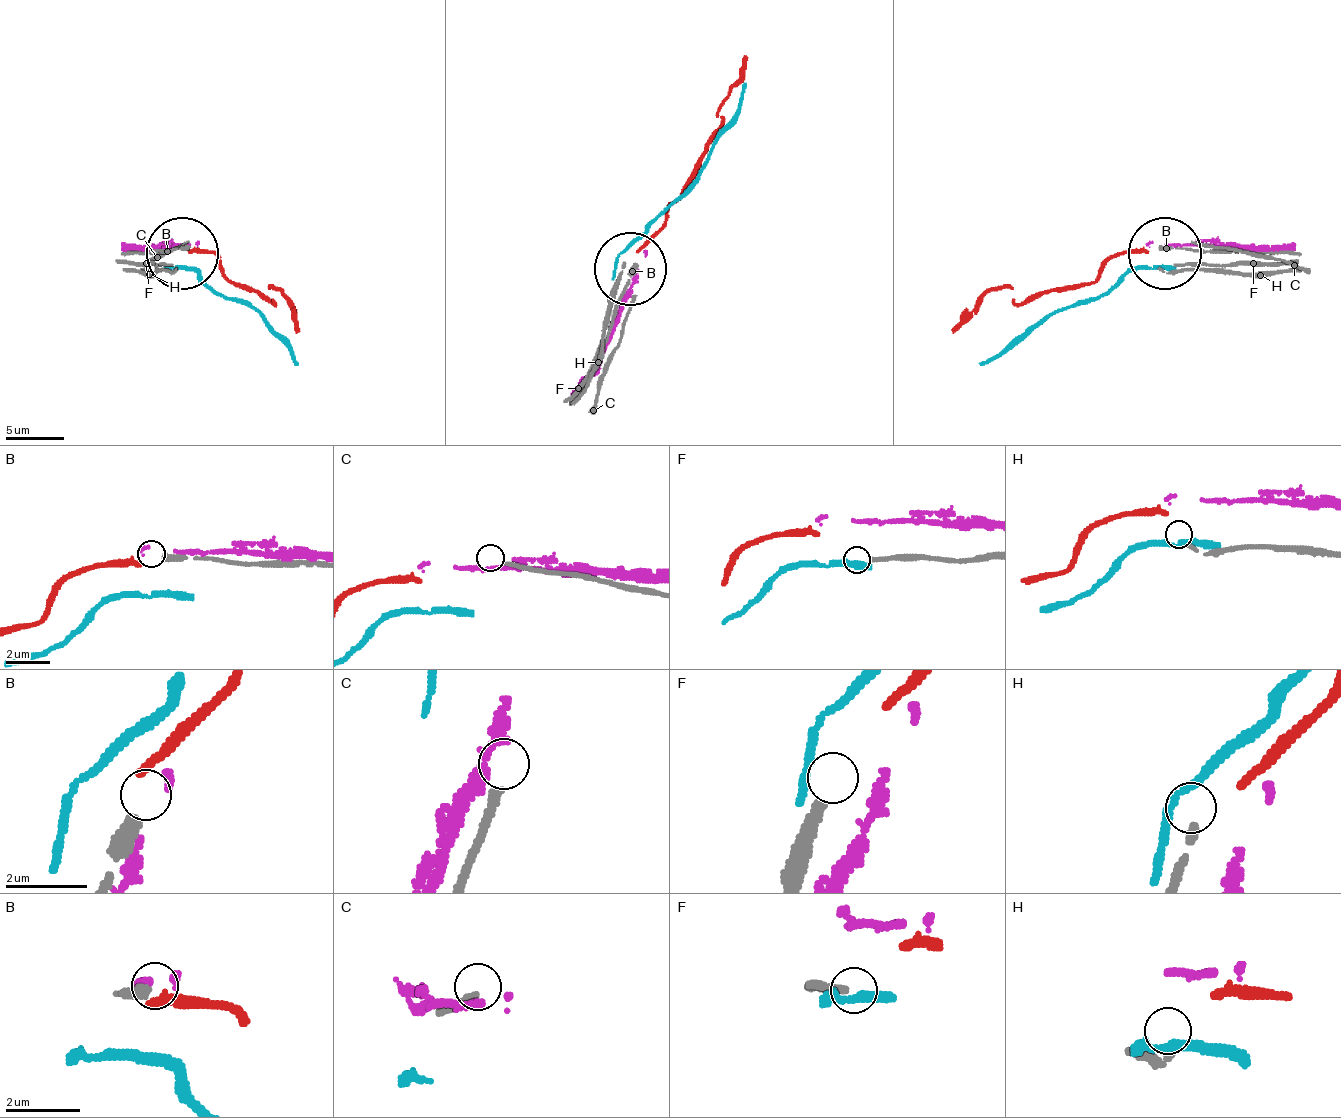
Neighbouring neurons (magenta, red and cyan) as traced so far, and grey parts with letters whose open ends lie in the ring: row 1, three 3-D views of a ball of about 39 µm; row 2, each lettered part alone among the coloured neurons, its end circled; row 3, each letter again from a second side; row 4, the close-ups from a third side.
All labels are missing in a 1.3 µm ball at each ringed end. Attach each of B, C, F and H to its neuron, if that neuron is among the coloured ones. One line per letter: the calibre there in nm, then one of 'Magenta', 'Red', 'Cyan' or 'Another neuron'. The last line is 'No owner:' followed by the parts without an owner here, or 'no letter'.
B: Thickness 320 nm. Another neuron
C: Thickness 180 nm. Another neuron
F: Thickness 240 nm. Another neuron
H: Thickness 170 nm. Another neuron
No owner: B, C, F, H

